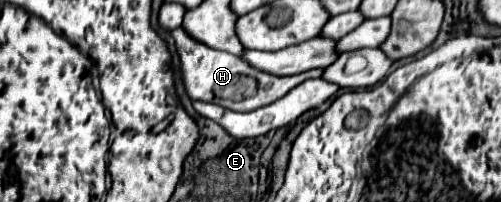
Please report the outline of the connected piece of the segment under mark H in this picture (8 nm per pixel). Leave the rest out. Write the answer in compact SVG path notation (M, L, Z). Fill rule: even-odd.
M177 27L173 31L173 39L175 39L177 51L181 57L181 71L183 71L183 81L185 81L185 89L187 89L189 97L193 101L195 99L211 101L211 103L223 105L225 109L233 109L233 111L259 109L263 105L269 105L269 103L285 97L299 83L323 75L323 69L311 69L311 71L305 71L299 75L289 75L289 77L277 77L277 75L259 71L259 69L251 67L243 57L231 55L227 51L217 51L217 49L211 49L211 47L199 43L183 27Z

